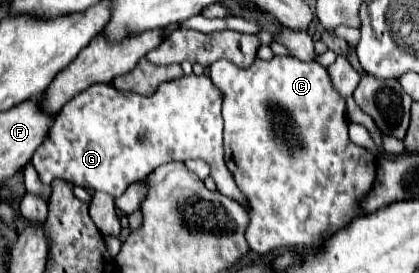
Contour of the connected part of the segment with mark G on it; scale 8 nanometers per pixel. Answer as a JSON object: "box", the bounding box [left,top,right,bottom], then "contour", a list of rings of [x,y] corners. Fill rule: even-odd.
{"box":[31,75,246,207],"contour":[[[190,75],[176,81],[162,83],[158,91],[150,97],[136,93],[120,93],[110,83],[98,83],[88,87],[86,91],[72,97],[56,117],[50,137],[38,147],[32,156],[31,163],[38,173],[42,183],[52,183],[54,179],[64,179],[84,189],[104,191],[114,197],[120,197],[128,185],[144,179],[156,167],[170,161],[188,161],[188,159],[204,159],[212,167],[214,181],[218,181],[220,193],[238,201],[246,207],[244,195],[236,189],[236,183],[230,171],[224,165],[222,151],[222,99],[220,91],[214,87],[208,75]]]}

